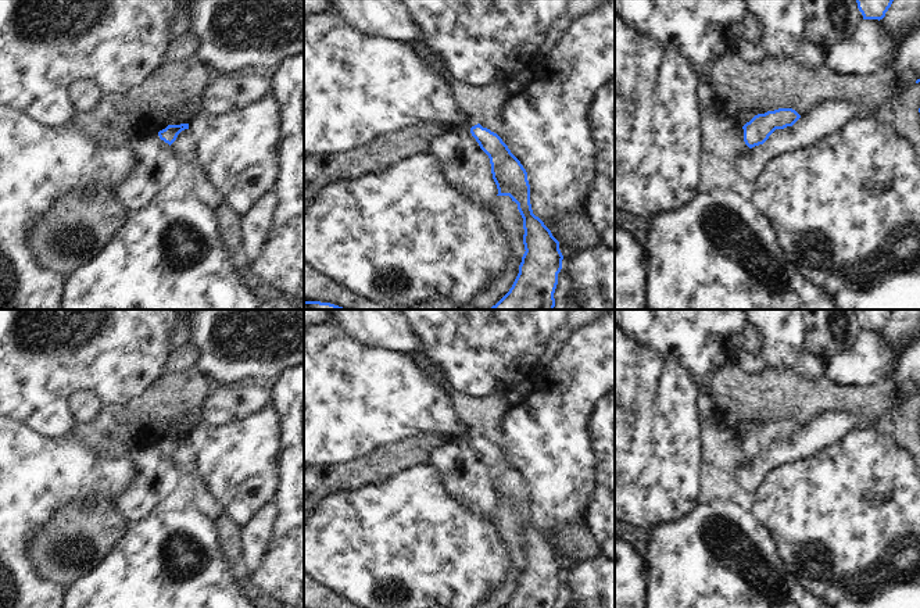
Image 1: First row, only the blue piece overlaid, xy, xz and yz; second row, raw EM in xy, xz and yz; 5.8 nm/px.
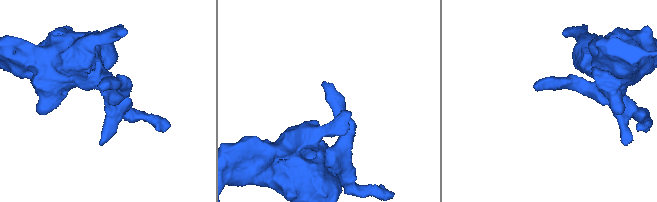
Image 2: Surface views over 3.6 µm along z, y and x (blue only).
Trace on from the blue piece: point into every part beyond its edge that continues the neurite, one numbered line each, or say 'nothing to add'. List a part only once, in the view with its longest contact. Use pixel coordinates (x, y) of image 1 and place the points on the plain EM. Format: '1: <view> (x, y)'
nothing to add

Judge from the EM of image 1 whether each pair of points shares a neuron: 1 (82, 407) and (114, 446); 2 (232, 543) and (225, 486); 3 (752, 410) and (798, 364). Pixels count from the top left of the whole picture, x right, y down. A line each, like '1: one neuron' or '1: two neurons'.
1: two neurons
2: two neurons
3: two neurons

